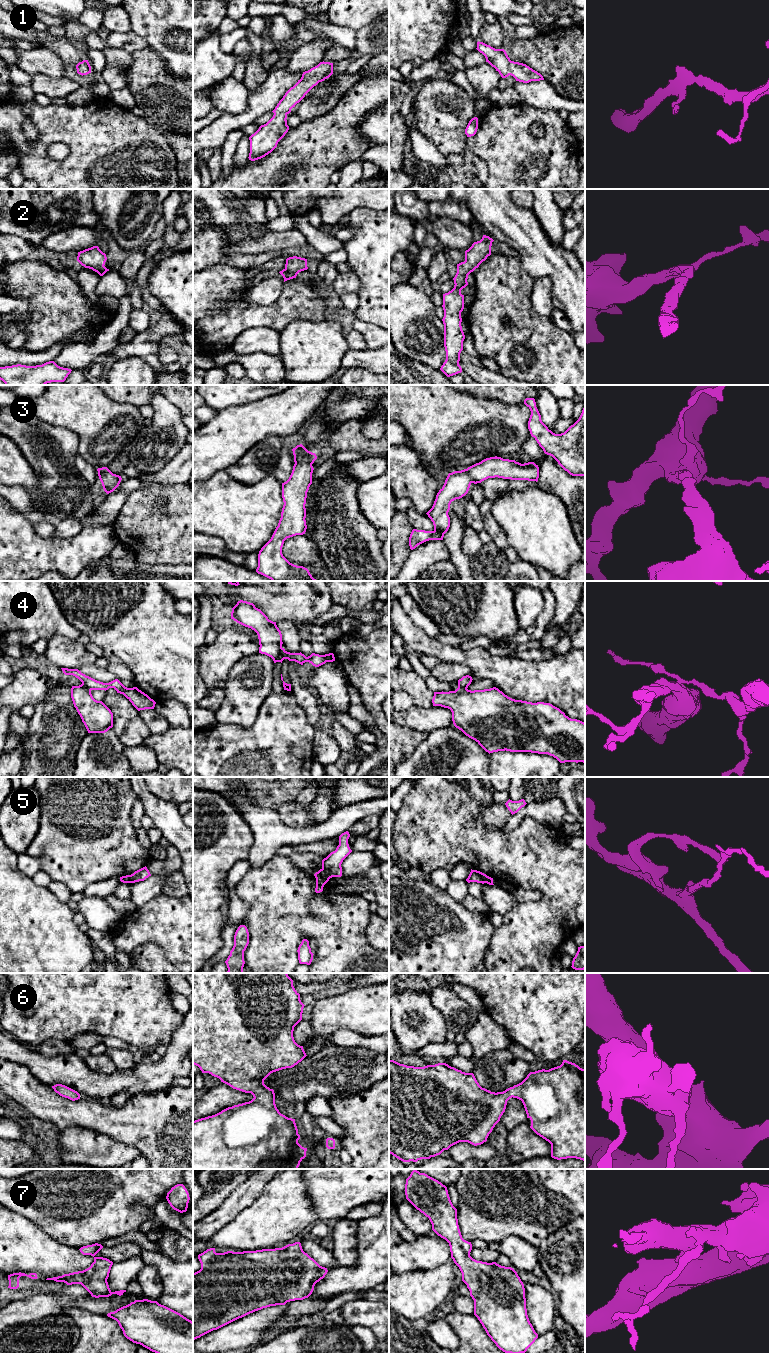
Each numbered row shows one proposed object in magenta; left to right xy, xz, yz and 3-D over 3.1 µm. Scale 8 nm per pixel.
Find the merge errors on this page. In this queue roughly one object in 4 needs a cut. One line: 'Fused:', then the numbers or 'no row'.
Fused: 4, 5

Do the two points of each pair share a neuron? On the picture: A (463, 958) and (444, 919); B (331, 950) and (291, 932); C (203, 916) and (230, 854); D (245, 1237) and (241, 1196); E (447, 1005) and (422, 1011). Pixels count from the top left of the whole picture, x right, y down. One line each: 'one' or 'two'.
A: one
B: one
C: one
D: two
E: two

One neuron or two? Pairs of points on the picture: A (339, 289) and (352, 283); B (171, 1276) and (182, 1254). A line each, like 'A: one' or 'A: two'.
A: one
B: two

